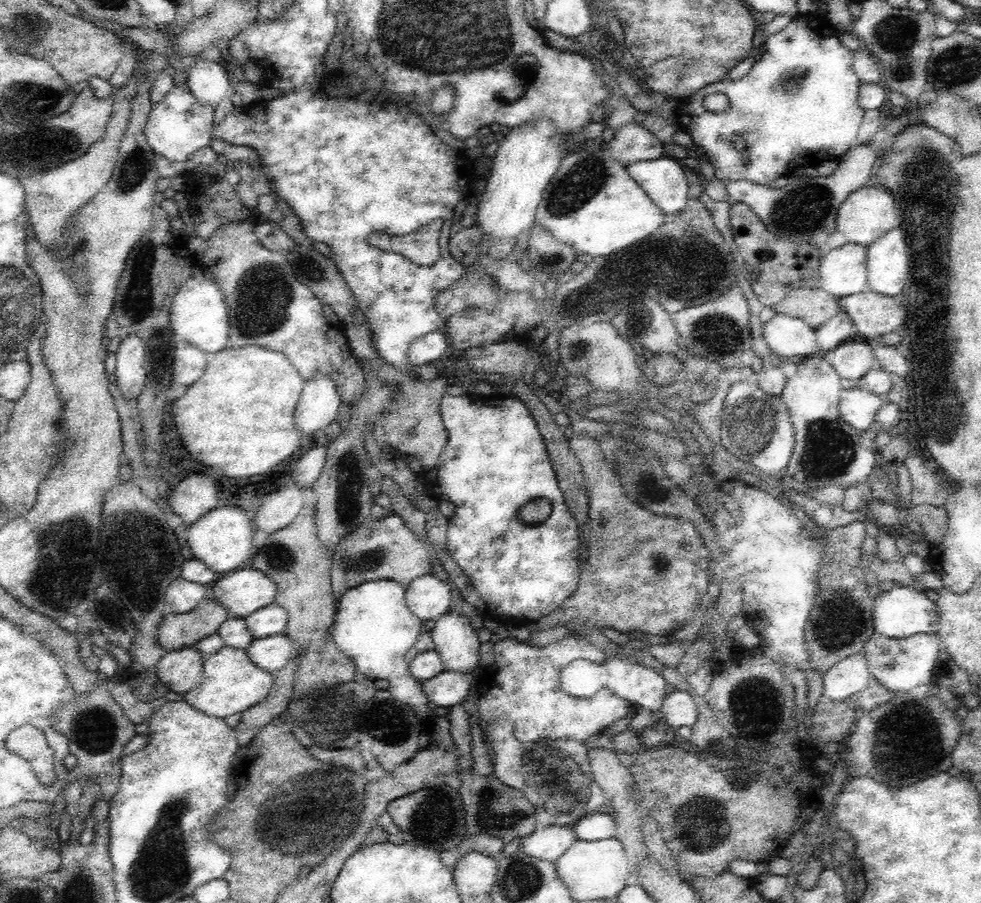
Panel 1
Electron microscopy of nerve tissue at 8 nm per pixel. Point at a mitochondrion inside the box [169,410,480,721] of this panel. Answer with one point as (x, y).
(348, 510)

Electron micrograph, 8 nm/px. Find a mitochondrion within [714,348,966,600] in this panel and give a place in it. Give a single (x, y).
(754, 423)

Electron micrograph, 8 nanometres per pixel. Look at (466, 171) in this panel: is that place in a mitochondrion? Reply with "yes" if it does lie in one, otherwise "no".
no

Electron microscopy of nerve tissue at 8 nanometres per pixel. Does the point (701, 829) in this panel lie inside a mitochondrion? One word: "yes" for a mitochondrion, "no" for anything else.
yes

